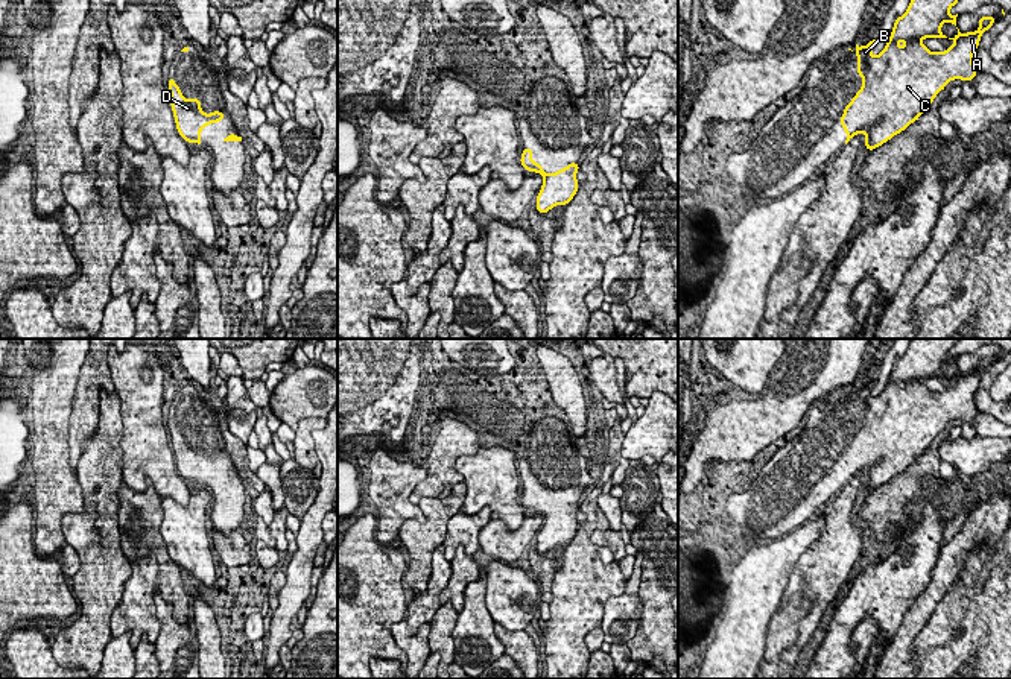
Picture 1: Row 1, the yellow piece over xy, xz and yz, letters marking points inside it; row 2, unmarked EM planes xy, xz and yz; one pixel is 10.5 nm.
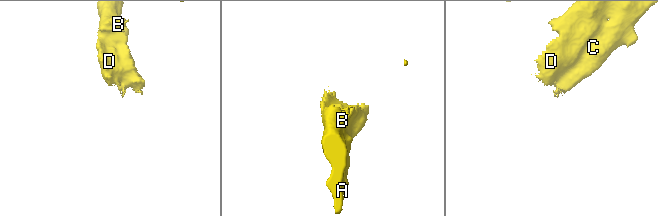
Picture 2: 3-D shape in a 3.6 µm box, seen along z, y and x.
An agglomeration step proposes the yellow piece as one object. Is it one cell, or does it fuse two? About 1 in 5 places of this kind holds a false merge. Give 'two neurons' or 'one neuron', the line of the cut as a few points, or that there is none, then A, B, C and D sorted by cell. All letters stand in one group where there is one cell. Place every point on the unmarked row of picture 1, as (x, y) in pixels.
one neuron; cut none; groups A B C D

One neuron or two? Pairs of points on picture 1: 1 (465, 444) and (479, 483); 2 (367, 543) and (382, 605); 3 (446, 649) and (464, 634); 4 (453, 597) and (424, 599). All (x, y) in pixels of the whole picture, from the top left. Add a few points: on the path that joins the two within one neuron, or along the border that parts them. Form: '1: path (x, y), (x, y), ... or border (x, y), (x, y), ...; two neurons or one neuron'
1: border (479, 448), (456, 459), (455, 470), (462, 480); two neurons
2: path (367, 558), (367, 573), (377, 590); one neuron
3: border (459, 614), (452, 634), (452, 661); two neurons
4: border (452, 565), (452, 574), (440, 594), (440, 603); two neurons

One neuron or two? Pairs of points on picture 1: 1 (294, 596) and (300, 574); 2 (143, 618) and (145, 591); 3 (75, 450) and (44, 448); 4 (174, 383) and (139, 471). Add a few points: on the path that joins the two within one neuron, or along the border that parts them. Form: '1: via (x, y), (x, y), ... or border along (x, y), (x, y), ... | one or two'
1: via (295, 591), (297, 579) | one
2: via (143, 612), (143, 597) | one
3: border along (69, 415), (69, 467), (75, 473) | two
4: border along (152, 354), (164, 377) | two

